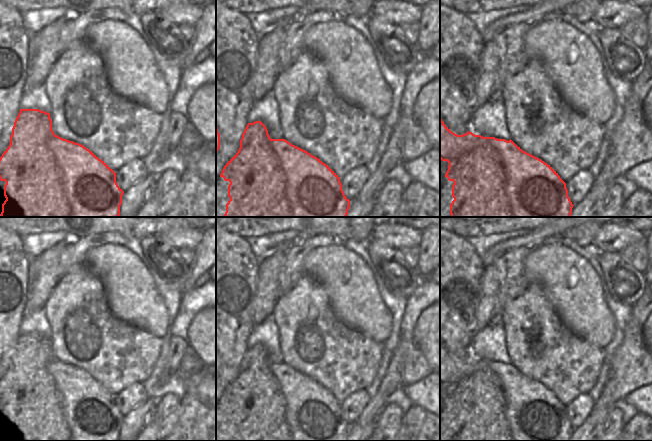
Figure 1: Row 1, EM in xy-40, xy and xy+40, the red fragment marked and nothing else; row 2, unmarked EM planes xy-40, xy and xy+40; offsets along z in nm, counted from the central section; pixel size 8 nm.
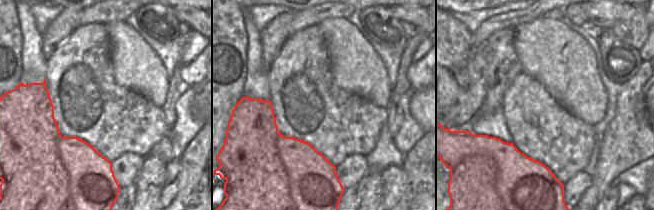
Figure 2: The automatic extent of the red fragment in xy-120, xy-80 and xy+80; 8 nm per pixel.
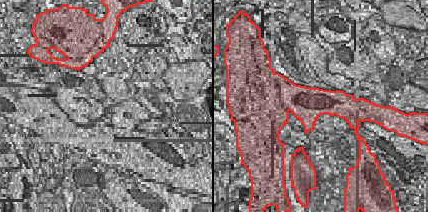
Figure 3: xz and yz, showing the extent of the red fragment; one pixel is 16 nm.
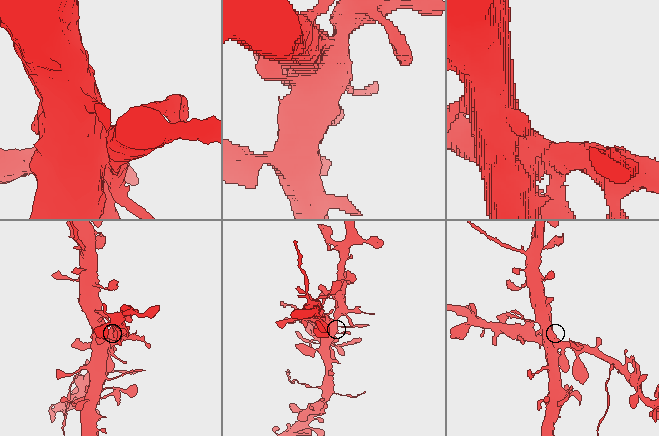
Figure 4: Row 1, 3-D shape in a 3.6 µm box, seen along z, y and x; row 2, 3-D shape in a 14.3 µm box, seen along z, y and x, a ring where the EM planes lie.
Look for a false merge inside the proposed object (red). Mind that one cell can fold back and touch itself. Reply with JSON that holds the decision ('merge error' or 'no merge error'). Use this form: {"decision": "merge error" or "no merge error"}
{"decision": "merge error"}

